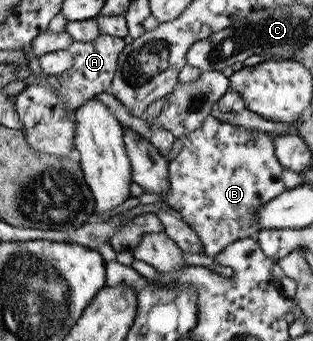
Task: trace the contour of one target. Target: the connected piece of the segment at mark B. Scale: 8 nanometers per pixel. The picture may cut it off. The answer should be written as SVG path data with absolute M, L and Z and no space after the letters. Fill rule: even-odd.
M211 113L204 119L202 127L181 137L181 140L180 153L168 164L170 189L164 201L180 212L182 220L198 234L205 254L215 256L236 240L257 237L263 229L259 221L260 208L287 190L282 182L283 165L275 153L273 137L258 130L223 123Z

